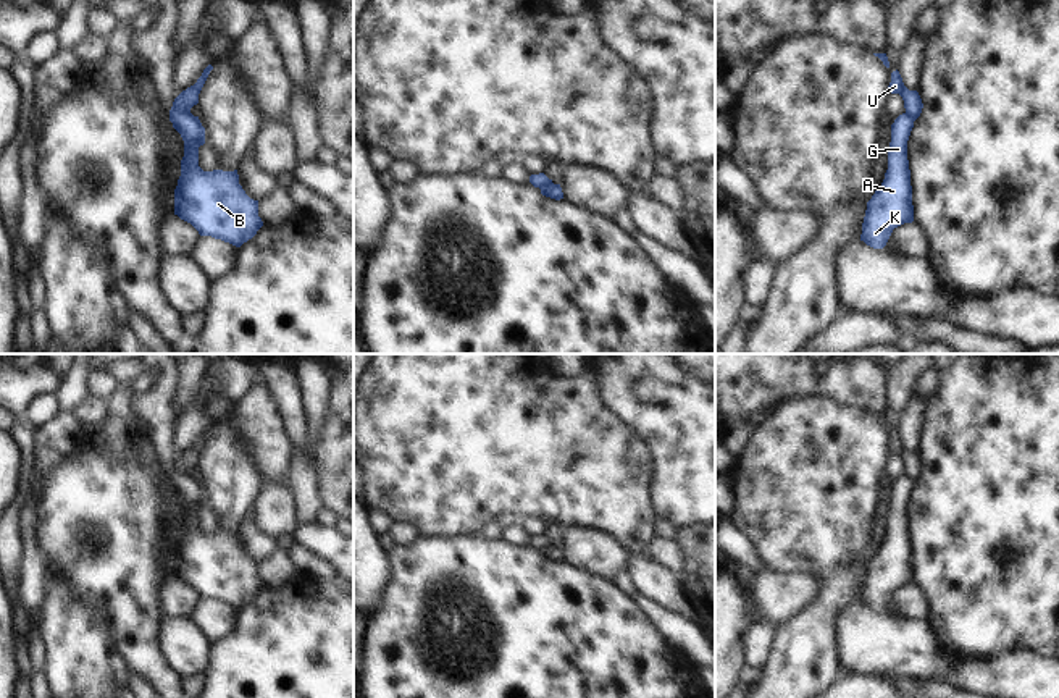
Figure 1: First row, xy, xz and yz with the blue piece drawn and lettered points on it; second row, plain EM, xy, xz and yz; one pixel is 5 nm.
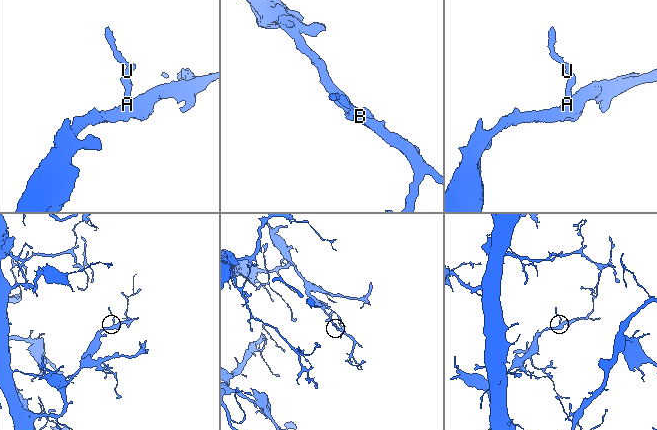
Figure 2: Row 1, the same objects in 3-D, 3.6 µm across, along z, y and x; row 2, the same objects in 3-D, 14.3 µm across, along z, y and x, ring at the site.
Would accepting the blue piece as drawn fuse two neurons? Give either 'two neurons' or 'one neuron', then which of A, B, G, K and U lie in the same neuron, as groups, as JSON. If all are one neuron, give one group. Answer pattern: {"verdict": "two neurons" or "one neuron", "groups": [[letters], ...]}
{"verdict": "two neurons", "groups": [["A", "B", "G", "K"], ["U"]]}

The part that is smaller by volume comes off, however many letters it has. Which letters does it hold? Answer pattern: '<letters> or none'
U

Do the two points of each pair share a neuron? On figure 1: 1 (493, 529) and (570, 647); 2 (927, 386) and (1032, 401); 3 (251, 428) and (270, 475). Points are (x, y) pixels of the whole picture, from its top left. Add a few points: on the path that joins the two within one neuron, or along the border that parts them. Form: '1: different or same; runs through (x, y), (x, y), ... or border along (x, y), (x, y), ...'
1: different; border along (477, 534), (485, 538), (499, 540)
2: different; border along (941, 370), (938, 385), (927, 403)
3: same; runs through (262, 440), (270, 448), (270, 464)

